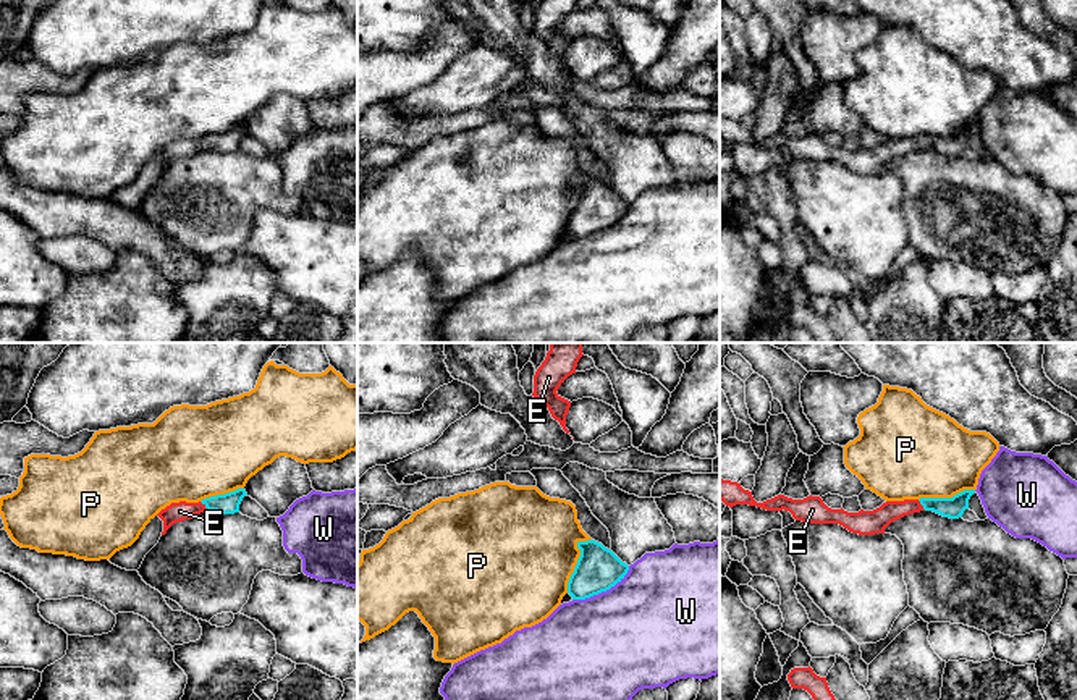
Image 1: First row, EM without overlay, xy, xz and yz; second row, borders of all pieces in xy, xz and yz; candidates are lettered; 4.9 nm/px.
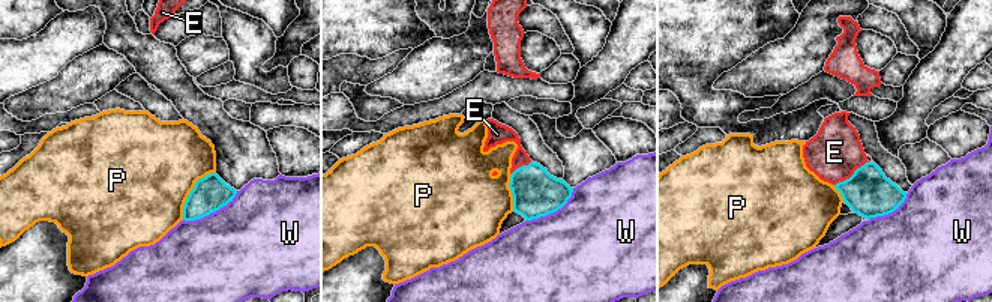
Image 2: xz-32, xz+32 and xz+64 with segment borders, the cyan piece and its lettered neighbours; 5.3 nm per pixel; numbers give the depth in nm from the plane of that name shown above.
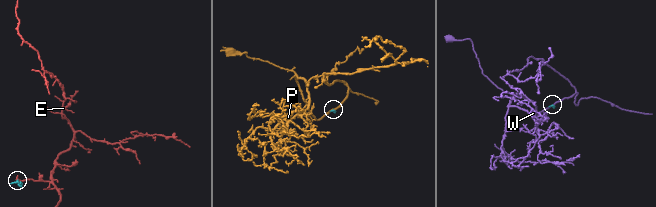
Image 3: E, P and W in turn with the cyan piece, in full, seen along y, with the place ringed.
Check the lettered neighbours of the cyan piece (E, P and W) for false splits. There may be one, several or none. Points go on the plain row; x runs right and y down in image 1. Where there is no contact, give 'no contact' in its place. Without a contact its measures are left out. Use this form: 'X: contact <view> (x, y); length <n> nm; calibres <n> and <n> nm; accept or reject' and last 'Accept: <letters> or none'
E: contact xy (206, 144); length 60 nm; calibres 110 and 100 nm; accept
P: contact xz (578, 199); length 300 nm; calibres 220 and 480 nm; reject
W: contact xz (602, 228); length 340 nm; calibres 220 and 480 nm; reject
Accept: E

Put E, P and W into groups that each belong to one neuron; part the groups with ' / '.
E / P / W

